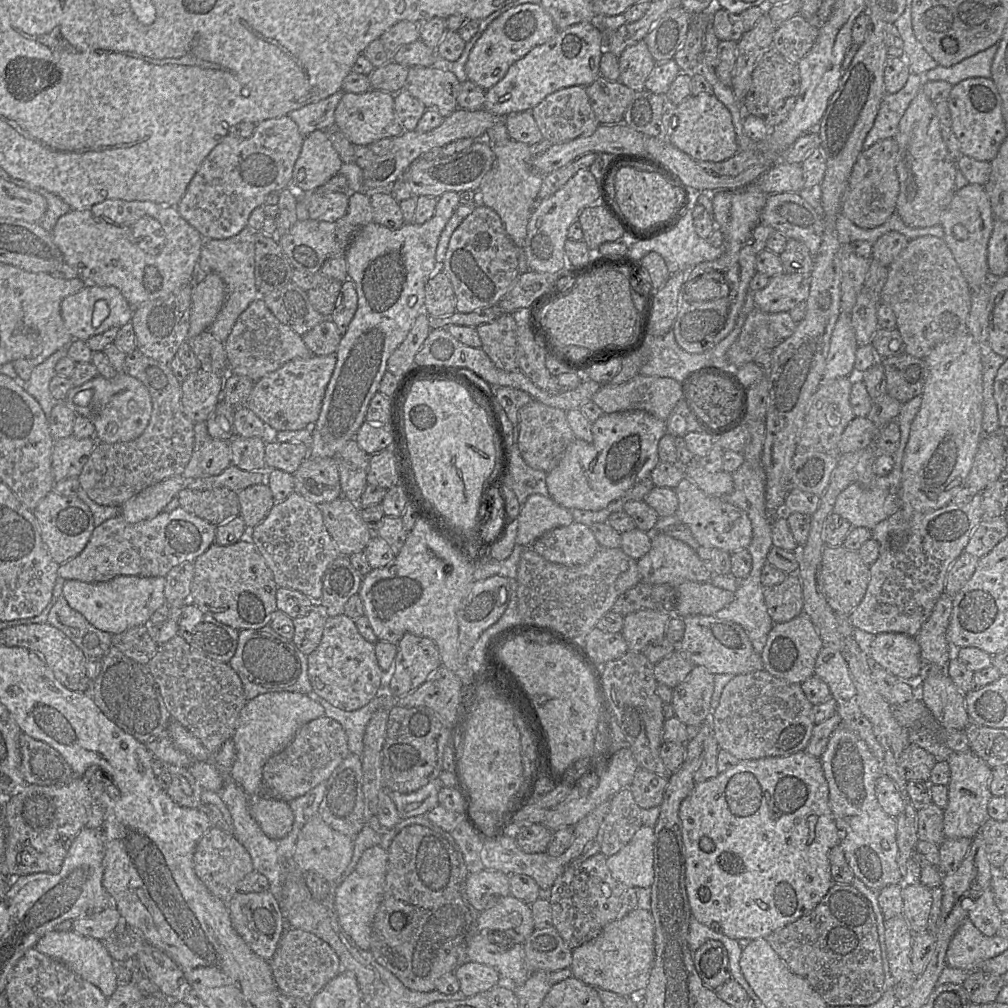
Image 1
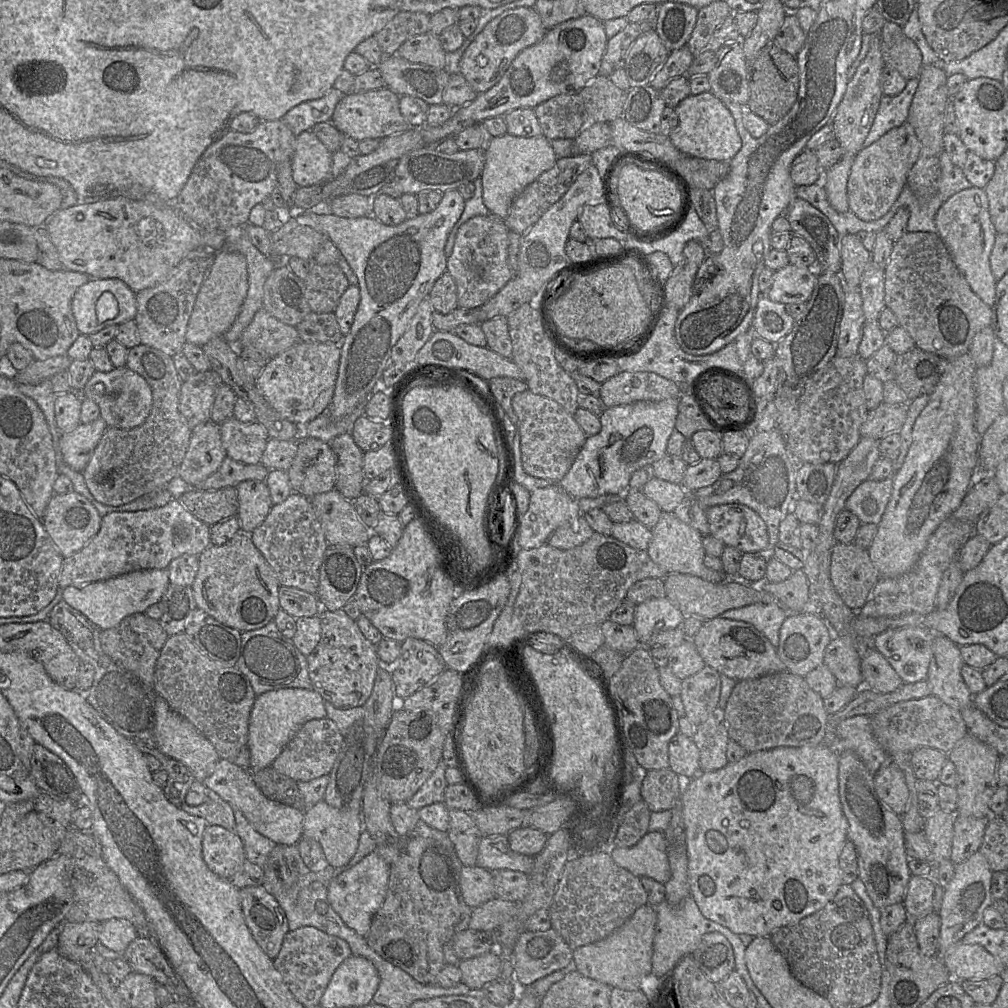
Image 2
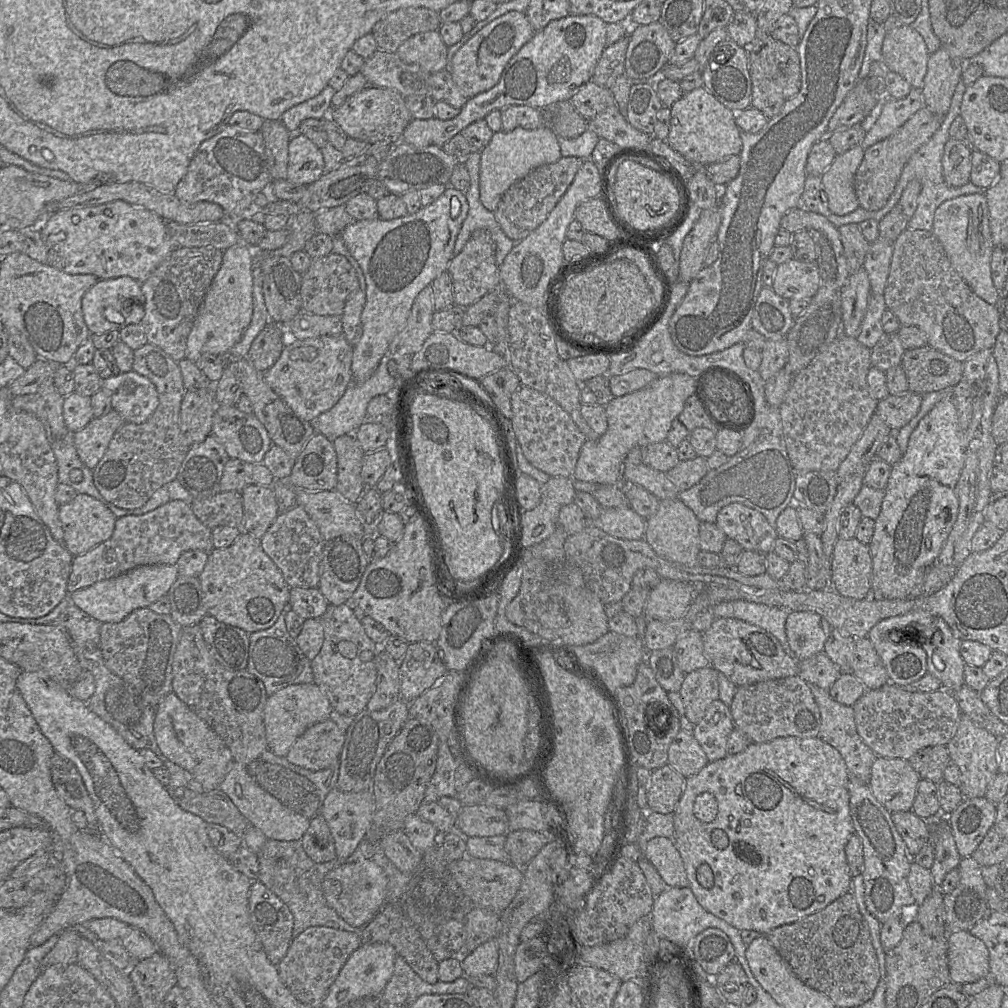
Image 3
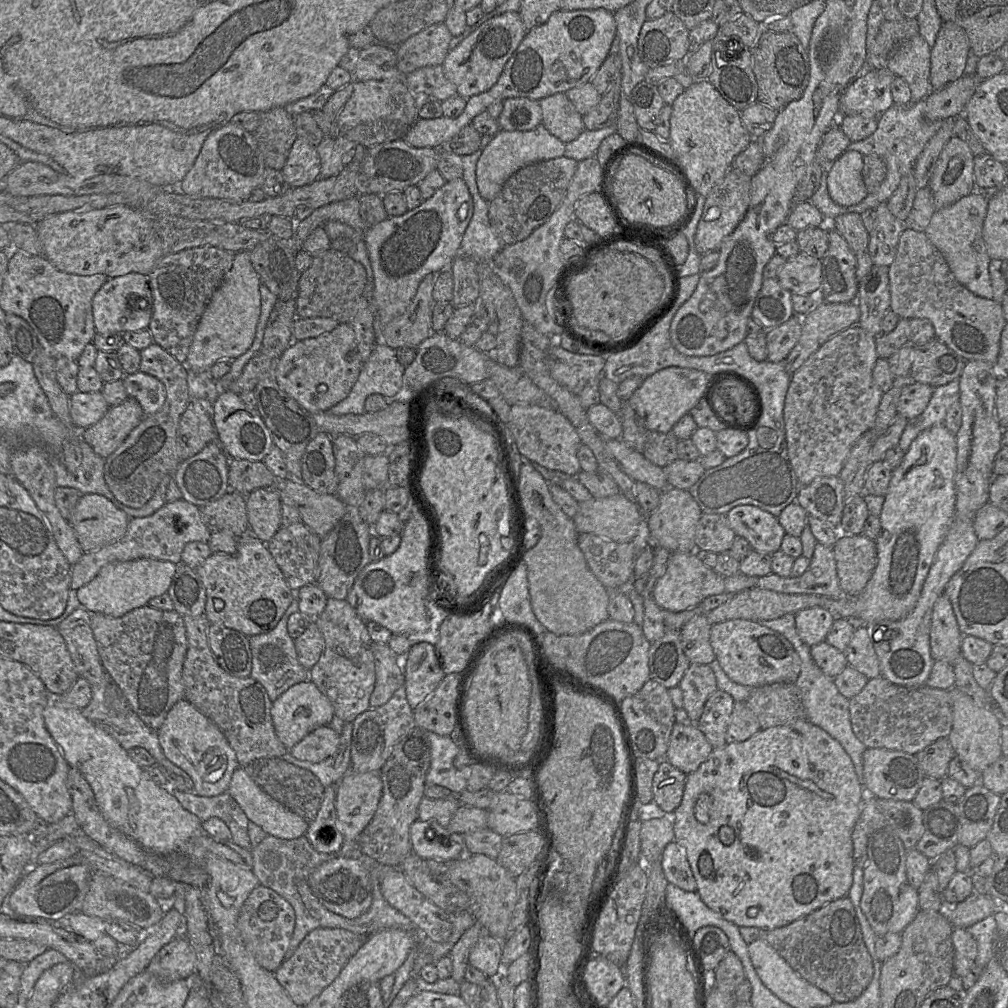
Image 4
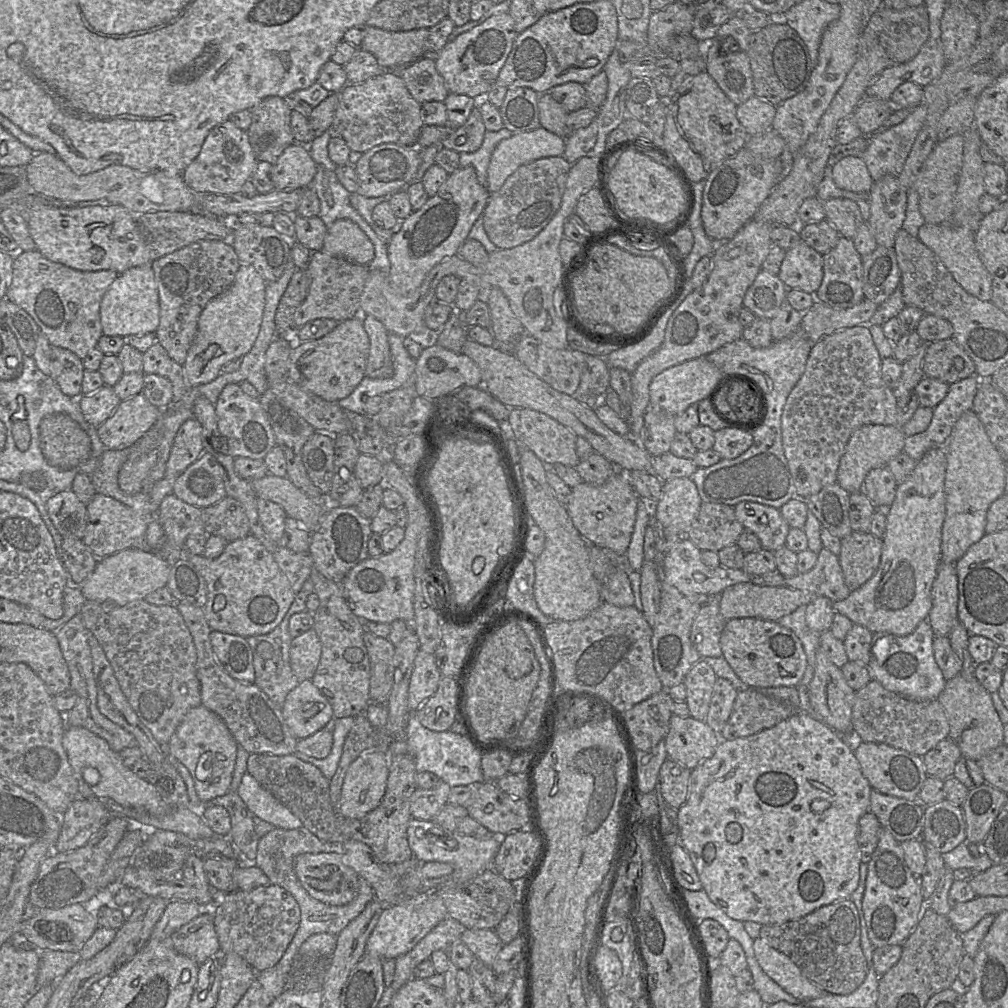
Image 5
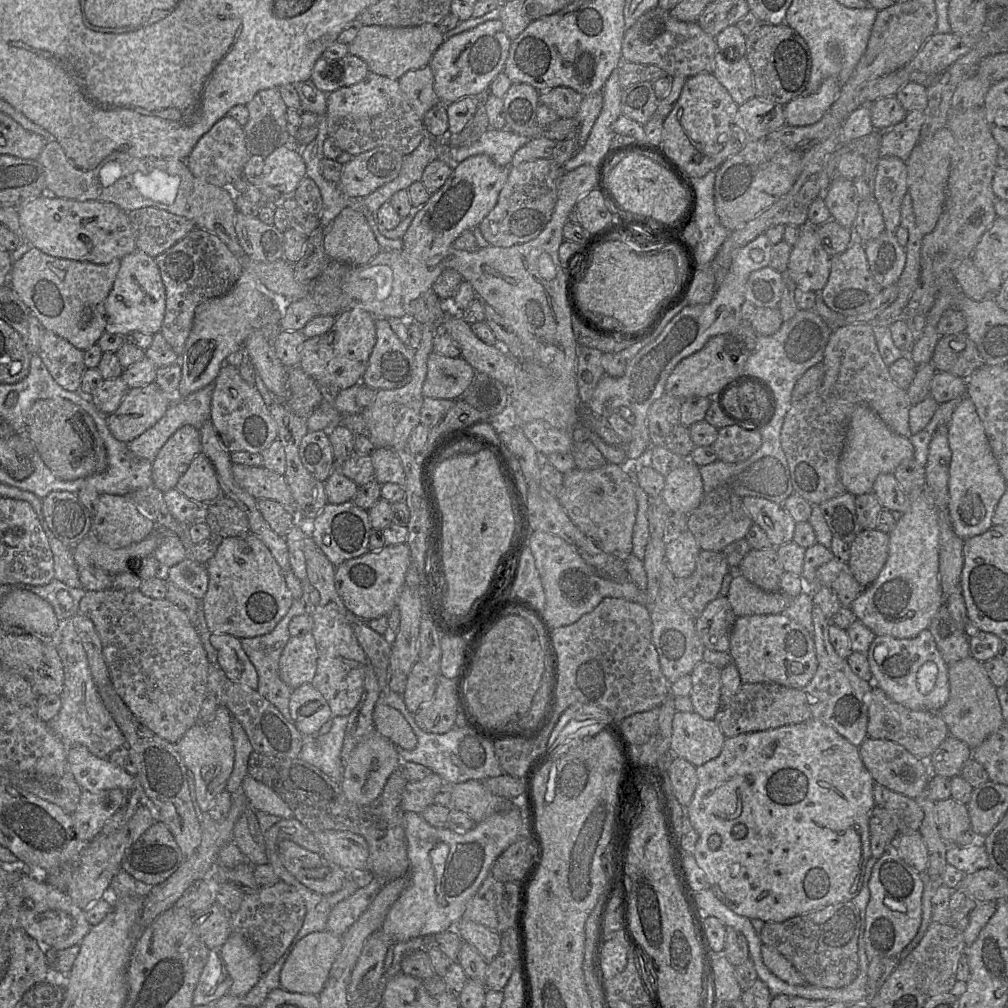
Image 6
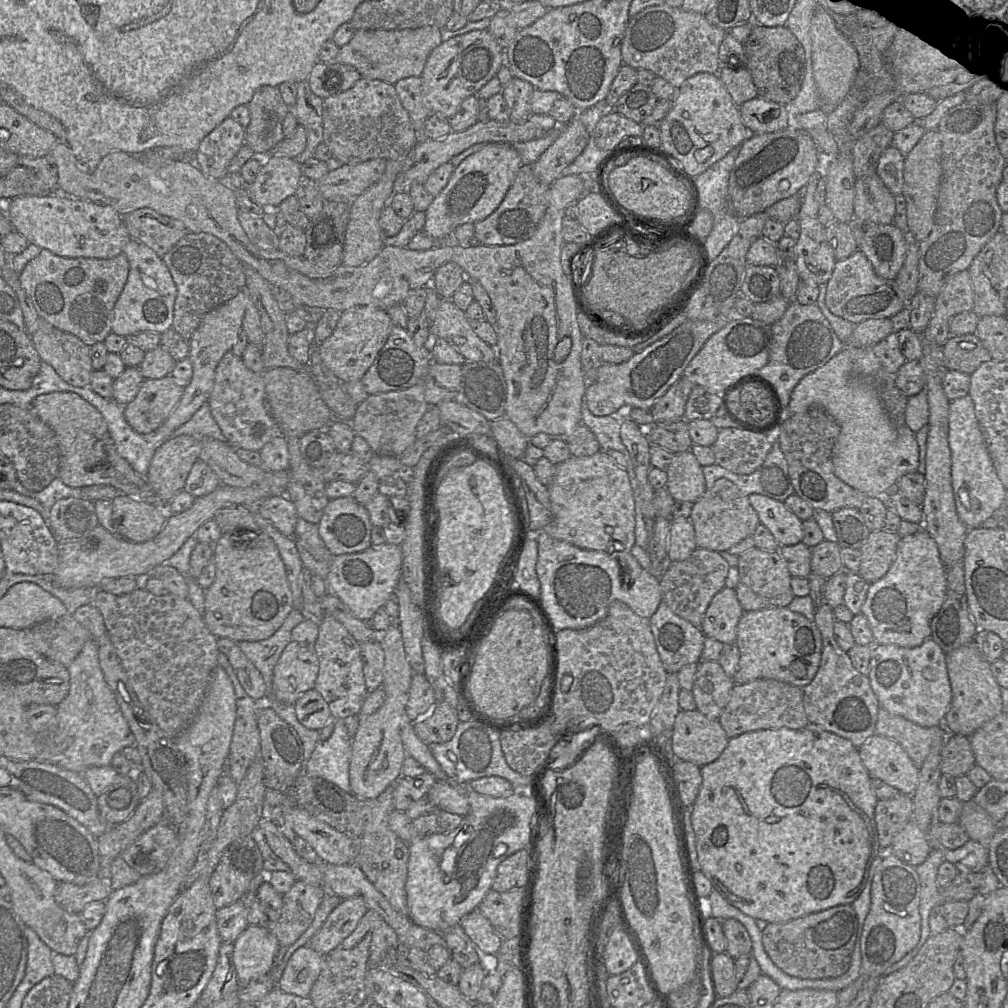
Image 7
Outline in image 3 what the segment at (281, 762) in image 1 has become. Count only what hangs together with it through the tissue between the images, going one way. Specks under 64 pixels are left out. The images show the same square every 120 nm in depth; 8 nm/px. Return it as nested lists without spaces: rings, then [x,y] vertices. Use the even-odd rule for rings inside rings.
[[[327,719],[308,727],[295,740],[285,757],[293,765],[320,771],[339,759],[344,741],[345,732]]]

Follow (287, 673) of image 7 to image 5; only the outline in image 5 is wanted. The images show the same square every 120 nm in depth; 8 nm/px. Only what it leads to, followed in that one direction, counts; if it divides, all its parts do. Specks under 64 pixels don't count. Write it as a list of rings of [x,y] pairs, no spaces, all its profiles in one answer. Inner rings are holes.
[[[315,629],[292,639],[290,663],[298,681],[313,681],[322,657],[323,645]]]

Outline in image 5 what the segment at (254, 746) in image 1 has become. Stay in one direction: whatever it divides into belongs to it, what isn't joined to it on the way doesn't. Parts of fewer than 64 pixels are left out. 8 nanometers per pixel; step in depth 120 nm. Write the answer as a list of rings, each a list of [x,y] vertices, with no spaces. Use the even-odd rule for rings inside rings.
[[[300,681],[286,699],[283,716],[298,740],[324,730],[334,718],[334,710],[314,681]]]

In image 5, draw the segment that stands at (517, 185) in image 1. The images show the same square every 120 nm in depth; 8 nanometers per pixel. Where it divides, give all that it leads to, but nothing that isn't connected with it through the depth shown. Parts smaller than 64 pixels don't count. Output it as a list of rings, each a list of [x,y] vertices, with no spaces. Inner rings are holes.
[[[542,128],[524,134],[513,134],[494,150],[490,164],[490,186],[500,190],[523,166],[545,159],[563,158],[567,155],[565,137]]]

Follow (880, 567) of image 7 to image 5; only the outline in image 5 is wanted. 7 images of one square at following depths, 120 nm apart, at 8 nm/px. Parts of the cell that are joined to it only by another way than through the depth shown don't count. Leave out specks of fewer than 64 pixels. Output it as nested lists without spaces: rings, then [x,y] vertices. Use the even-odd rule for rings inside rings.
[[[849,531],[842,536],[838,559],[842,579],[849,589],[856,589],[874,572],[881,558],[881,537],[868,531]]]

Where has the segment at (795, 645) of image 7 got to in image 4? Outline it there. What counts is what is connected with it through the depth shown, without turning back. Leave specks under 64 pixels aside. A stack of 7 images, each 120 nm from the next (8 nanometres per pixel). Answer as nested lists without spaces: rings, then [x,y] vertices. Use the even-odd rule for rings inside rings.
[[[733,619],[712,625],[710,643],[716,660],[735,683],[759,687],[777,682],[794,683],[801,671],[801,660],[793,645],[780,633],[756,621]]]

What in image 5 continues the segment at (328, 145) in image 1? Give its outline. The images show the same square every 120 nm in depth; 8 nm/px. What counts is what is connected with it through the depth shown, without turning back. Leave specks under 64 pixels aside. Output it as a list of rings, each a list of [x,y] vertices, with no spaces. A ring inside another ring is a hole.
[[[291,142],[270,170],[274,190],[299,189],[308,183],[314,165],[305,144]]]

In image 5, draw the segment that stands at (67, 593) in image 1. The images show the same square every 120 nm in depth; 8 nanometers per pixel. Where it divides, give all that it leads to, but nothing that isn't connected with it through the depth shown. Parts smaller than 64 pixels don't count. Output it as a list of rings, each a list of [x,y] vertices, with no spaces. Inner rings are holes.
[[[129,547],[98,559],[93,572],[79,585],[88,601],[111,601],[123,606],[135,600],[144,599],[148,594],[165,587],[171,570],[171,563],[155,552]]]

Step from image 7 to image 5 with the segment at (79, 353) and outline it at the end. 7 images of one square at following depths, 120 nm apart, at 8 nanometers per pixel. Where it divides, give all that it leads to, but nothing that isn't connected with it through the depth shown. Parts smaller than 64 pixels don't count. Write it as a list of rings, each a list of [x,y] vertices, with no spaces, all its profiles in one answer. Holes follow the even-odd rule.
[[[58,346],[50,348],[51,378],[67,396],[78,398],[82,395],[81,383],[84,367],[76,354]]]

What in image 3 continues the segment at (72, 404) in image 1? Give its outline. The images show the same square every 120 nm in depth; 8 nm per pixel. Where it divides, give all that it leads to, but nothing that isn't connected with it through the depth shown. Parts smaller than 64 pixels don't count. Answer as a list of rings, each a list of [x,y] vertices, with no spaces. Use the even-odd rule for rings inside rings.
[[[134,371],[104,379],[101,390],[110,397],[112,410],[119,413],[125,423],[144,423],[158,406],[153,383]]]

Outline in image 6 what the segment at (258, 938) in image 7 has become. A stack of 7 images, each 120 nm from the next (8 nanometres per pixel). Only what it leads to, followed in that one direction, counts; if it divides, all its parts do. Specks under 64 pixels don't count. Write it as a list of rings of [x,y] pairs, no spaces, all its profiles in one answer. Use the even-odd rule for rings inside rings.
[[[232,933],[220,947],[221,956],[231,978],[229,995],[244,996],[262,975],[262,959],[248,940]]]

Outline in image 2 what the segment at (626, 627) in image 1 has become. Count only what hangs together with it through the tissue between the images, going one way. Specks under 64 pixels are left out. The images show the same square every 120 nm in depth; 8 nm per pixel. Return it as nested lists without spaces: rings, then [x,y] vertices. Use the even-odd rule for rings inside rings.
[[[667,597],[654,598],[636,605],[632,626],[641,645],[655,632],[682,626],[684,618],[683,613]]]

